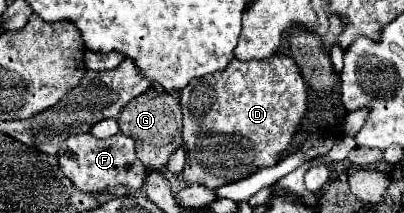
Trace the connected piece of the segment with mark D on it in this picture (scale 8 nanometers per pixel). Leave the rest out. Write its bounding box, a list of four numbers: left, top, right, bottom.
[180,55,308,189]

